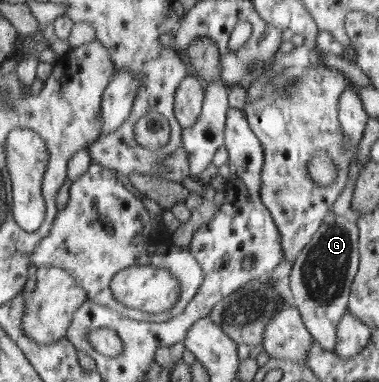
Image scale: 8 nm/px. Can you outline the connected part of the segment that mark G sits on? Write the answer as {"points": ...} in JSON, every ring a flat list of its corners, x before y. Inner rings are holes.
{"points":[[331,209,326,218,323,218,322,225,319,226,318,232,315,233,313,237,311,237,309,244,307,244,306,248,303,249,294,260,293,268,291,268,289,276,289,287,291,291,290,301,295,307,298,307,298,310,301,312,303,322,305,323,307,330,310,331,310,333,313,335,314,340,319,343,322,348,325,348,325,350,333,352,333,350,335,350,338,346,338,324,349,309,349,299,350,295,353,293,354,278,358,274,358,265,358,225,351,222,351,220,348,220,344,216,336,215,334,210]]}

